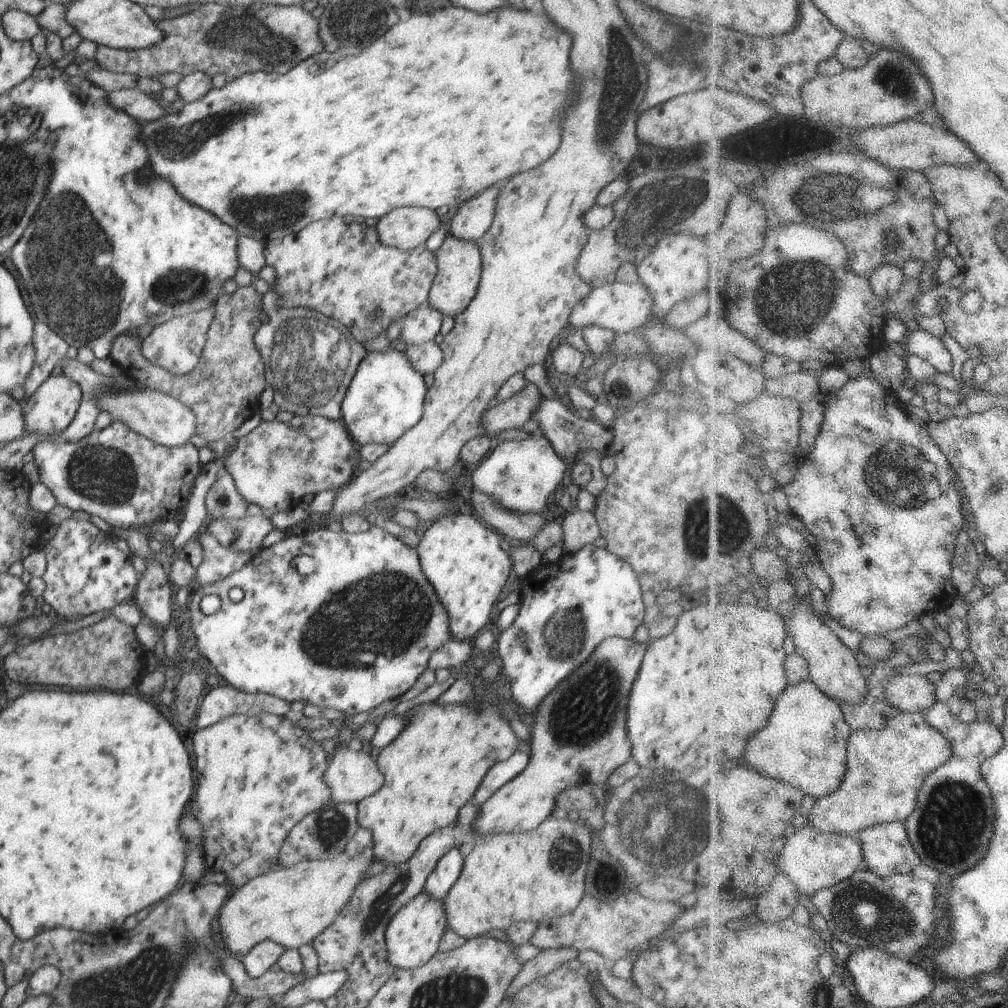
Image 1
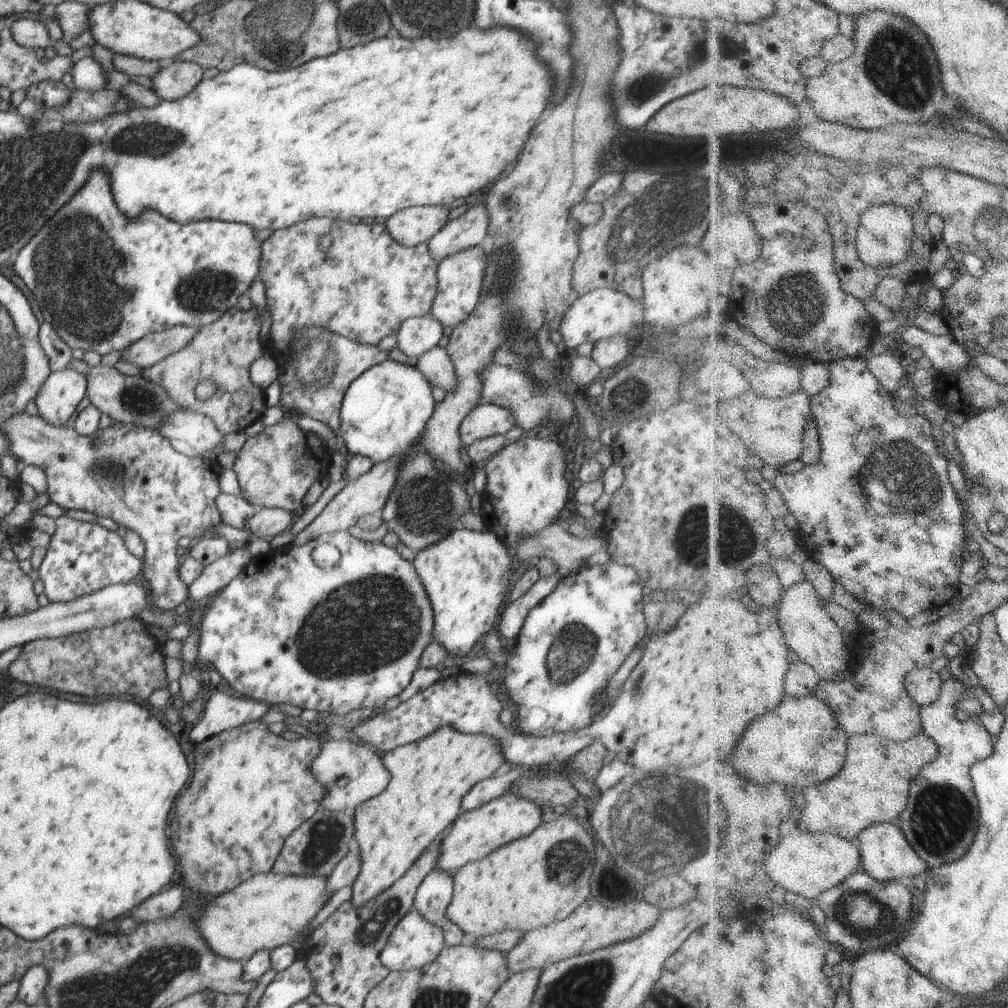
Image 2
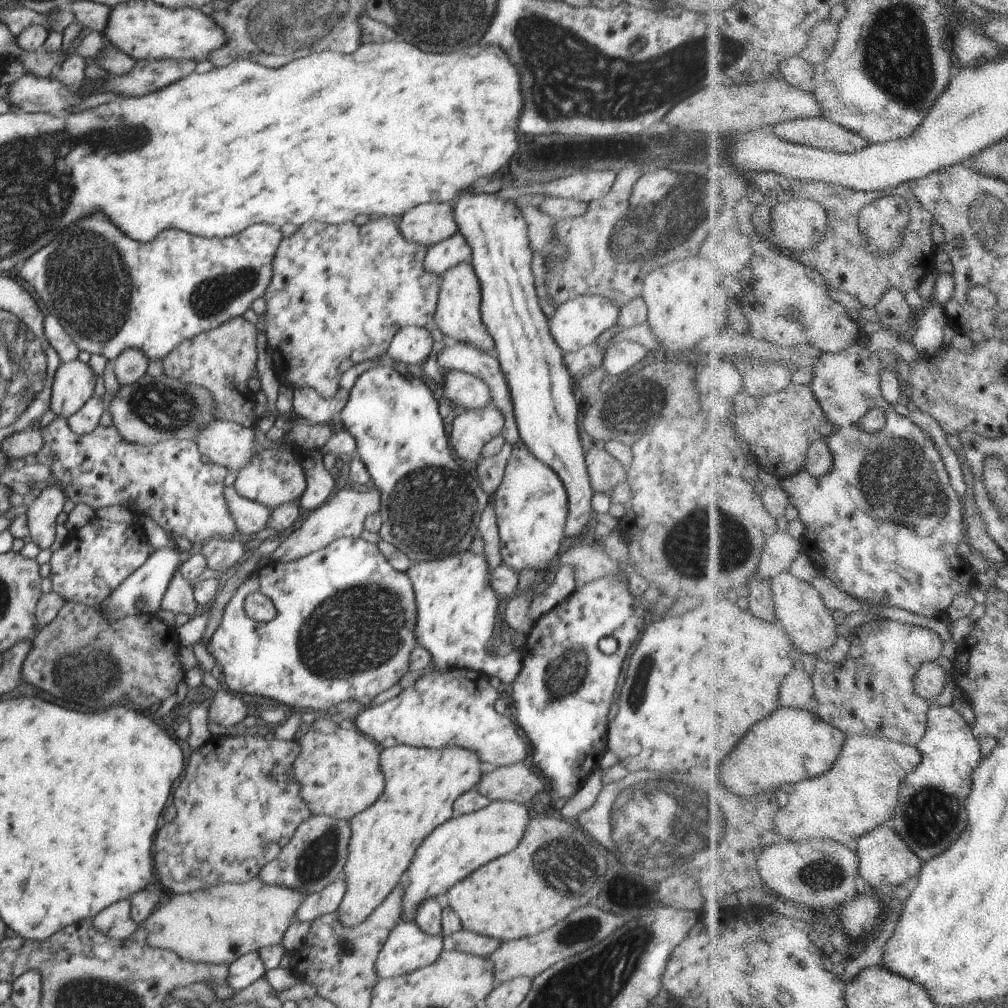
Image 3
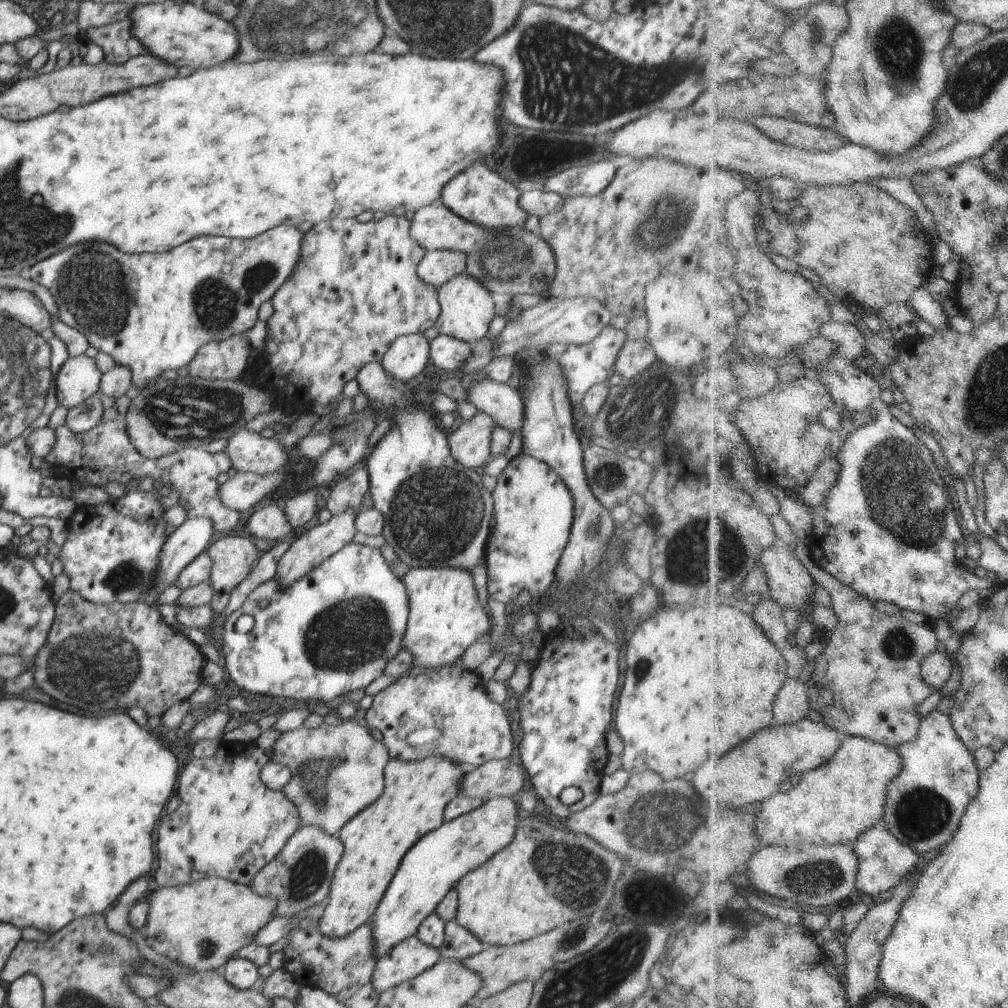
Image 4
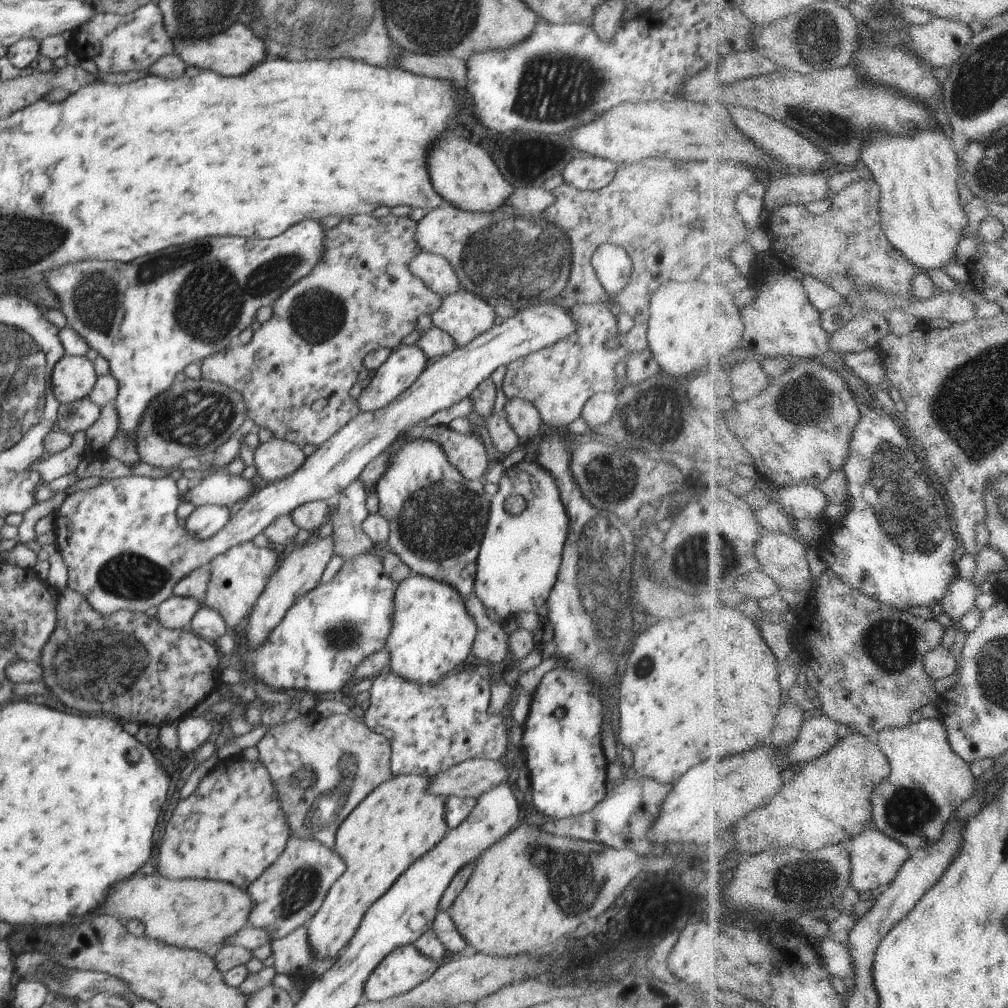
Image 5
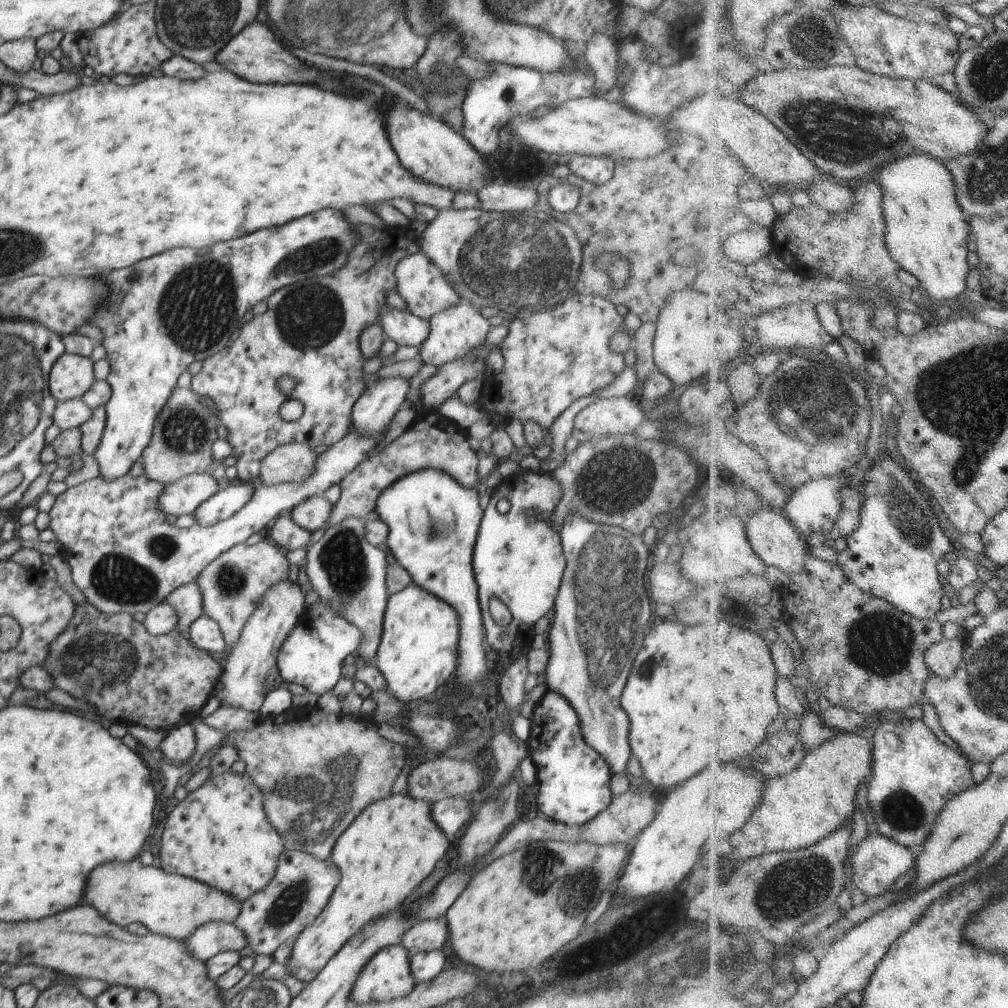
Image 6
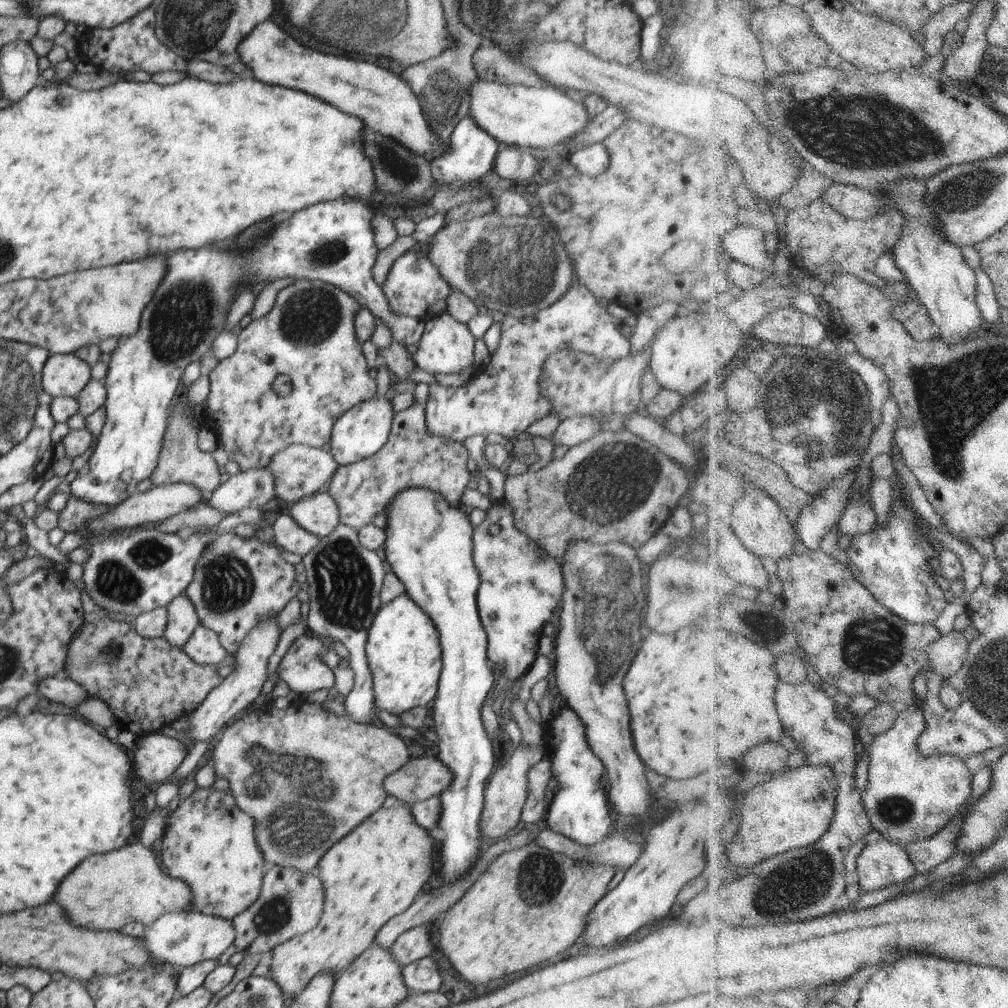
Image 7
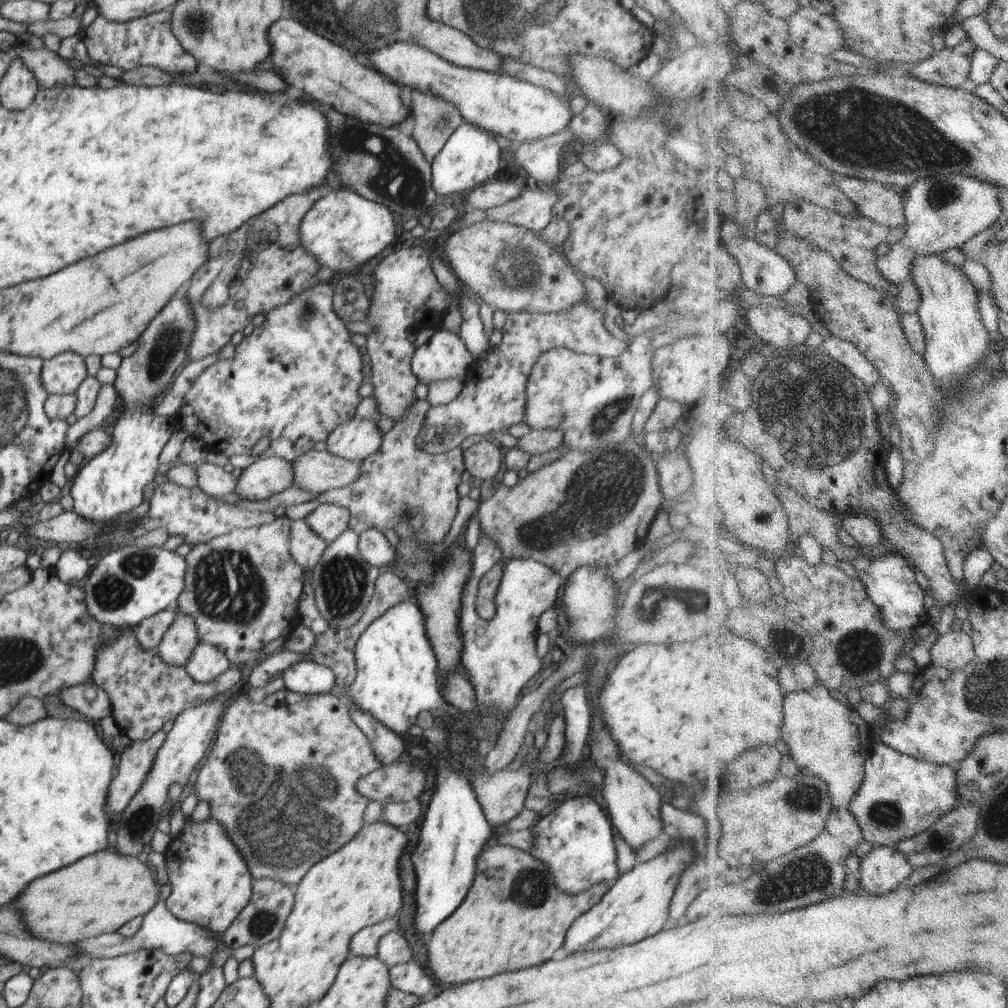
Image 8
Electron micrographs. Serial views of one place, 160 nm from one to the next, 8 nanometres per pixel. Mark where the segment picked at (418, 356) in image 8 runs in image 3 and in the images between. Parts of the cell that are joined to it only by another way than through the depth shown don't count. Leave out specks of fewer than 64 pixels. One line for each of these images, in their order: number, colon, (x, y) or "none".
3: (457, 314)
4: (467, 308)
5: (464, 315)
6: (456, 331)
7: (446, 347)

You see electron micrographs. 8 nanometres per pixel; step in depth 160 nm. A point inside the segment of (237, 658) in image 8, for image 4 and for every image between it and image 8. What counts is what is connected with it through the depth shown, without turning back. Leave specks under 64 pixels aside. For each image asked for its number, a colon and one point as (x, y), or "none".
4: (233, 557)
5: (238, 576)
6: (232, 586)
7: (238, 581)

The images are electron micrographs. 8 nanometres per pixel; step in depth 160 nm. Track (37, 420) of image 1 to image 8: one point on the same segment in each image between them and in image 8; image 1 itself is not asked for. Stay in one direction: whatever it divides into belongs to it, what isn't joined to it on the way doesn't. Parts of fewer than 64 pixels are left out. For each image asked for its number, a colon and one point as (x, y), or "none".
2: (57, 399)
3: (73, 384)
4: (78, 378)
5: (73, 378)
6: (71, 376)
7: (64, 375)
8: (62, 375)

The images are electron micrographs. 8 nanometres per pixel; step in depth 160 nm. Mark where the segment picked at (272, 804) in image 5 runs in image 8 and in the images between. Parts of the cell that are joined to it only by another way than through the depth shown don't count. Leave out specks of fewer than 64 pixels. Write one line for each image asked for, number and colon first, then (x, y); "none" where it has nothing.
6: (219, 835)
7: (209, 842)
8: (209, 884)

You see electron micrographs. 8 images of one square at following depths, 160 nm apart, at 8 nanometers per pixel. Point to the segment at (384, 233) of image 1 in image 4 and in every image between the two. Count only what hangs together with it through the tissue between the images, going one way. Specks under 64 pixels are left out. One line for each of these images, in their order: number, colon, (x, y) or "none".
2: (413, 226)
3: (427, 224)
4: (512, 263)

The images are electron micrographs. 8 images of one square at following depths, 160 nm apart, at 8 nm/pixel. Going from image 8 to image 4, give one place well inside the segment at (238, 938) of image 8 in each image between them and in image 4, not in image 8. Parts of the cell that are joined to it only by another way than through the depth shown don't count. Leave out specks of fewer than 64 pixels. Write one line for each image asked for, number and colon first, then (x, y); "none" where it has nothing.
4: (300, 876)
5: (291, 890)
6: (301, 888)
7: (290, 903)

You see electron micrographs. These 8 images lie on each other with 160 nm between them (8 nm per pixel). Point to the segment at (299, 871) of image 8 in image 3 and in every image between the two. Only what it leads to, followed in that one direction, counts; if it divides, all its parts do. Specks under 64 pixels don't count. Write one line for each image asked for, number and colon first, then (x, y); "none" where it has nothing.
3: (340, 773)
4: (336, 771)
5: (322, 768)
6: (326, 768)
7: (303, 768)

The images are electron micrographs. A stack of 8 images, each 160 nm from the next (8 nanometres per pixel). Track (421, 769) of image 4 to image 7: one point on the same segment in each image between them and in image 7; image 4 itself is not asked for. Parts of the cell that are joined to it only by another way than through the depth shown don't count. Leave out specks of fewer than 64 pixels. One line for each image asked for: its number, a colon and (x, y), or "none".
5: (400, 820)
6: (393, 845)
7: (373, 874)

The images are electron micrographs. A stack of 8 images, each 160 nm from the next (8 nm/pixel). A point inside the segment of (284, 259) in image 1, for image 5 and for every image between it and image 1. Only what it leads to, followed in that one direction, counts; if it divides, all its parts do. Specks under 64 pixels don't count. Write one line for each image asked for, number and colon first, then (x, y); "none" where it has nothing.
2: (353, 279)
3: (338, 294)
4: (355, 289)
5: (360, 296)

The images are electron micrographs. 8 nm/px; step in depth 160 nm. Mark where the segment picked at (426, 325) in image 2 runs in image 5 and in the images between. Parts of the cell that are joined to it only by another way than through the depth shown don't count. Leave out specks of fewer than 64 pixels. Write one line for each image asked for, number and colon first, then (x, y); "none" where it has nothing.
3: (412, 345)
4: (408, 356)
5: (405, 363)

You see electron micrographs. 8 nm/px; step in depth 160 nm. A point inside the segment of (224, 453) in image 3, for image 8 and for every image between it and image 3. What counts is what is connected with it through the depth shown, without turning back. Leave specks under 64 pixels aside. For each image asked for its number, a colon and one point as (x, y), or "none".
4: (250, 452)
5: (276, 459)
6: (293, 462)
7: (299, 471)
8: (318, 471)

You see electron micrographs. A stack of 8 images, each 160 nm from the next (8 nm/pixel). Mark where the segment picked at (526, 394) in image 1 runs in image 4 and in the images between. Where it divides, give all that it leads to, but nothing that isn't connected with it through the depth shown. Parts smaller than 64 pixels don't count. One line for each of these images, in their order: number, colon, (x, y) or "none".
2: (486, 420)
3: (472, 428)
4: (470, 444)

